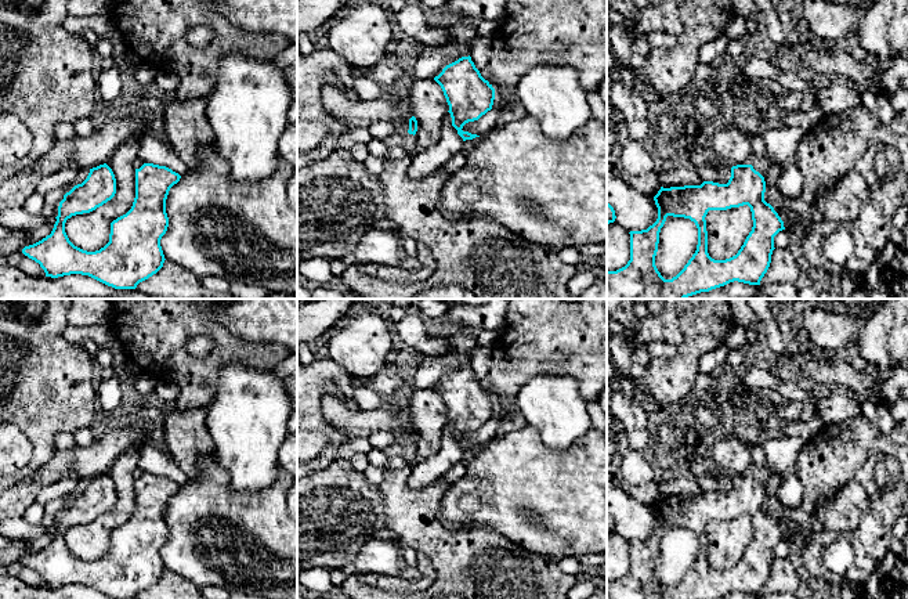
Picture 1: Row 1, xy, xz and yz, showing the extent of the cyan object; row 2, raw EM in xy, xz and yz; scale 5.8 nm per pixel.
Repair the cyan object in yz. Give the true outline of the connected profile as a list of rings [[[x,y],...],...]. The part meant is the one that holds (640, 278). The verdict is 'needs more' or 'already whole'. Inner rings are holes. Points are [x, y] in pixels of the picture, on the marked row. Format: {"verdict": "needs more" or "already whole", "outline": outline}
{"verdict": "already whole", "outline": [[[752,165],[731,167],[727,184],[703,181],[701,185],[670,187],[658,191],[654,196],[658,208],[658,219],[647,230],[630,231],[630,260],[616,271],[607,271],[607,299],[685,299],[688,296],[709,292],[738,281],[749,285],[760,285],[767,273],[774,248],[774,237],[785,230],[784,221],[774,208],[764,201],[764,177]],[[748,205],[752,212],[753,227],[738,253],[726,260],[715,260],[708,253],[706,214],[709,210],[727,210]],[[666,217],[684,217],[695,223],[698,228],[697,250],[684,268],[672,279],[665,279],[655,266],[659,232]]]}

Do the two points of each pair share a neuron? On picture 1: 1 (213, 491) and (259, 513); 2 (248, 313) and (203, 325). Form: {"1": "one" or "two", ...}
{"1": "one", "2": "two"}

